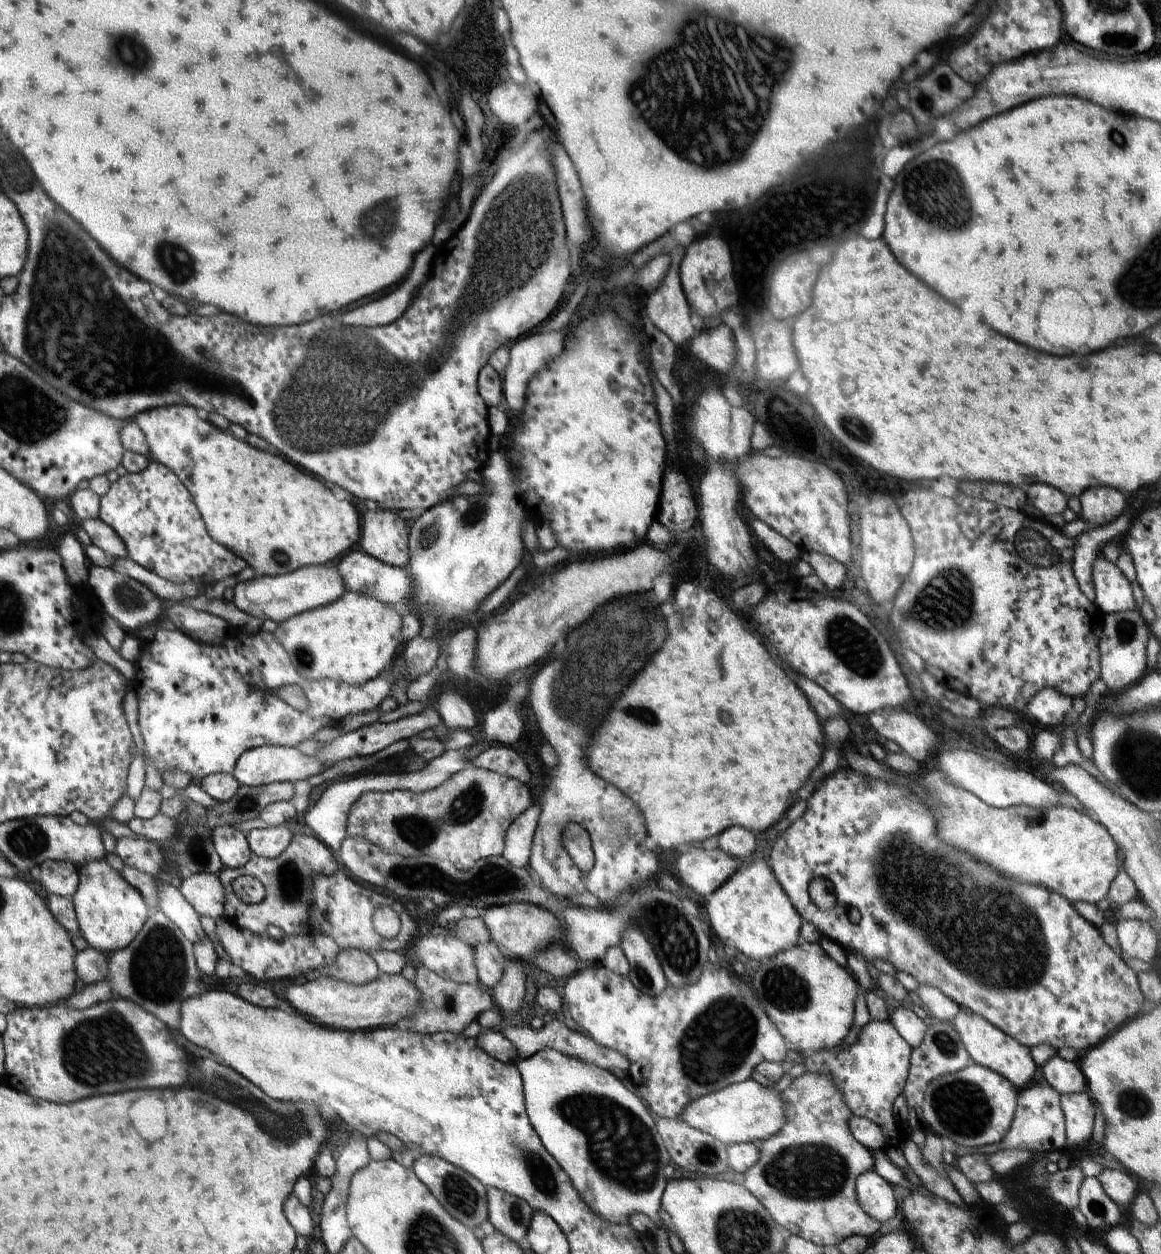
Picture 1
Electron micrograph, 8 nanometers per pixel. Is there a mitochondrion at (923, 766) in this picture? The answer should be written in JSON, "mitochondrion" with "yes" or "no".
{"mitochondrion":"no"}

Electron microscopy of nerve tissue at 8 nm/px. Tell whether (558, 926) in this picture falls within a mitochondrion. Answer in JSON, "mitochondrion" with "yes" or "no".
{"mitochondrion":"no"}

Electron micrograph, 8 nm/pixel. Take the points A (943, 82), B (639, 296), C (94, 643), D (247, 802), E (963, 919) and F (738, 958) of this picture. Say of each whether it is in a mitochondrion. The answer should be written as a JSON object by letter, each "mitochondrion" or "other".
{"A":"other","B":"other","C":"other","D":"mitochondrion","E":"mitochondrion","F":"other"}

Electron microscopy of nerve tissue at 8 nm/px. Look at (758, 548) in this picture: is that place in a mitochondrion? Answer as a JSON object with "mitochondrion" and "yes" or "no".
{"mitochondrion":"no"}

